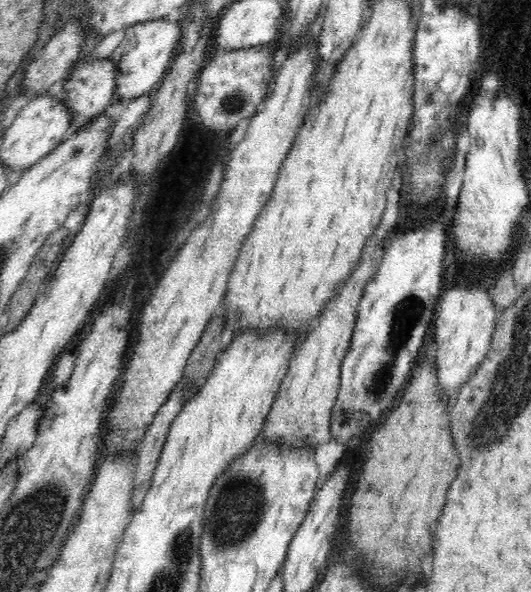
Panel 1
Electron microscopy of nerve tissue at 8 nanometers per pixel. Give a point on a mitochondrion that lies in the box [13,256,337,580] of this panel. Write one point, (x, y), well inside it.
(237, 508)

